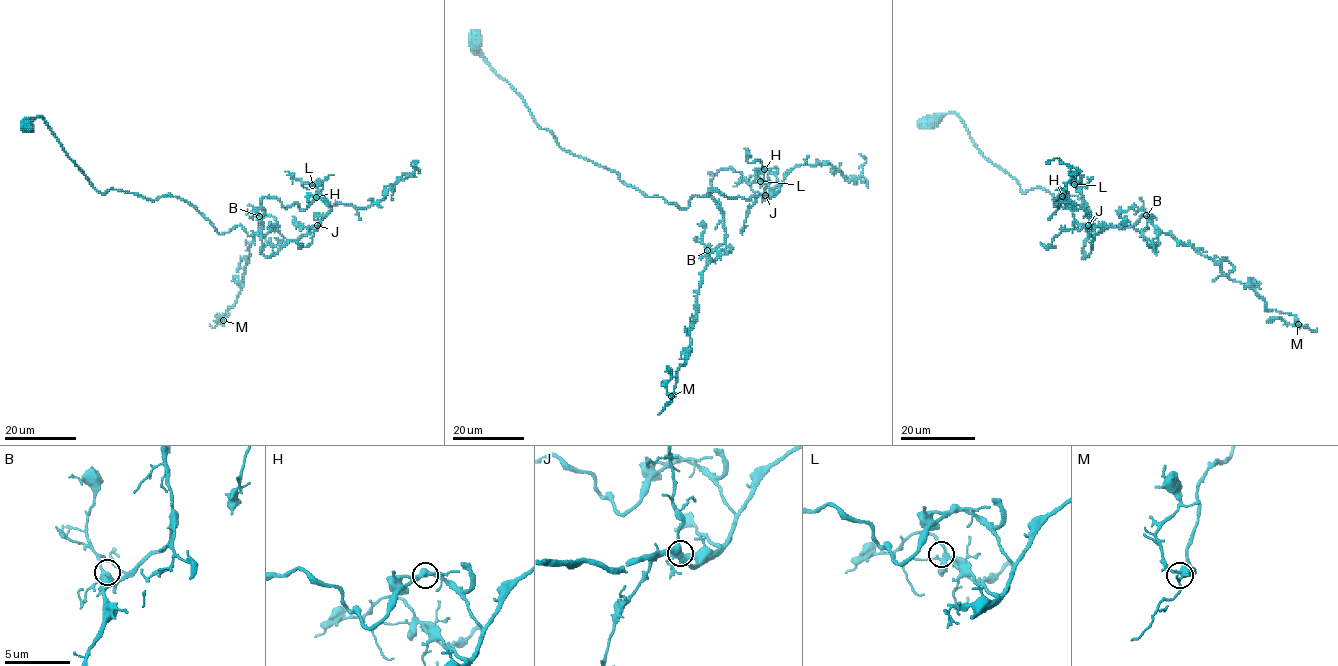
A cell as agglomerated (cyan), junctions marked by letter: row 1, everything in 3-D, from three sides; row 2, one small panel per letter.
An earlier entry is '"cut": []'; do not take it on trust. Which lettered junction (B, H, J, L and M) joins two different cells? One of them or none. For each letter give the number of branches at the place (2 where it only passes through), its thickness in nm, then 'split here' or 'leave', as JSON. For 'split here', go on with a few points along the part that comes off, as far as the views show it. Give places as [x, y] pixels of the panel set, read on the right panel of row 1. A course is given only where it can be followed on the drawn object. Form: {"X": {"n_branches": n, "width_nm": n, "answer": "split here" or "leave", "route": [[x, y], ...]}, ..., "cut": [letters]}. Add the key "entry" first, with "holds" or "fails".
{"entry": "holds", "B": {"n_branches": 5, "width_nm": 360, "answer": "leave"}, "H": {"n_branches": 4, "width_nm": 360, "answer": "leave"}, "J": {"n_branches": 3, "width_nm": 360, "answer": "leave"}, "L": {"n_branches": 4, "width_nm": 300, "answer": "leave"}, "M": {"n_branches": 3, "width_nm": 300, "answer": "leave"}, "cut": []}

